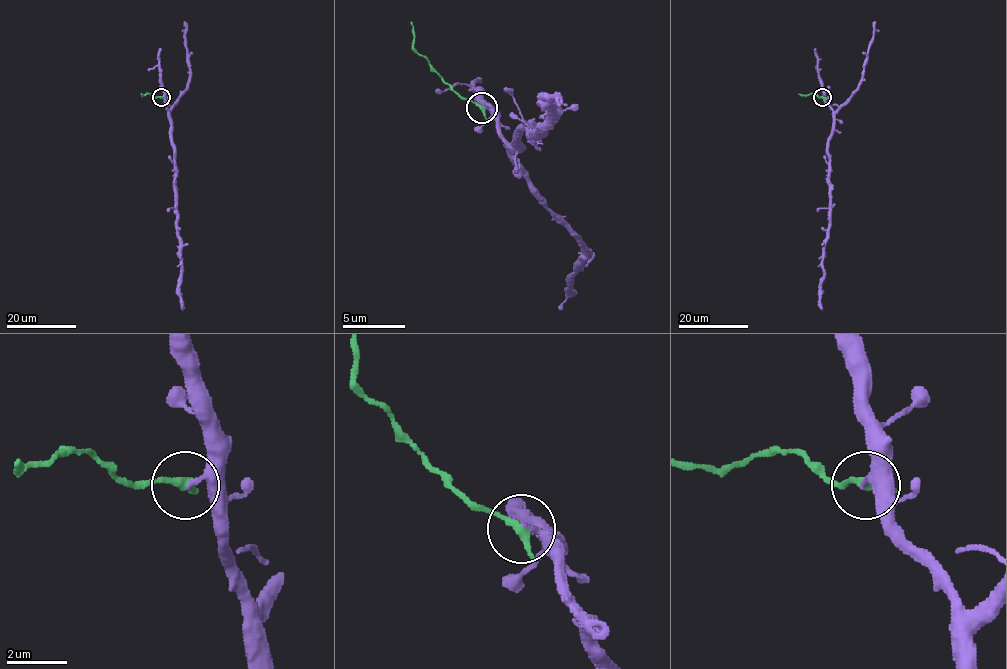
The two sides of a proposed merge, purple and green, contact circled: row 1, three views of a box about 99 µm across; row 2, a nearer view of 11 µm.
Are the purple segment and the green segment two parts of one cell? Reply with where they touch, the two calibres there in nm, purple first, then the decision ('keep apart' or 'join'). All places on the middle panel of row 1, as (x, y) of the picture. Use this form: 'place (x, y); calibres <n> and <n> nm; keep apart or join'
place (481, 107); calibres 240 and 360 nm; keep apart

